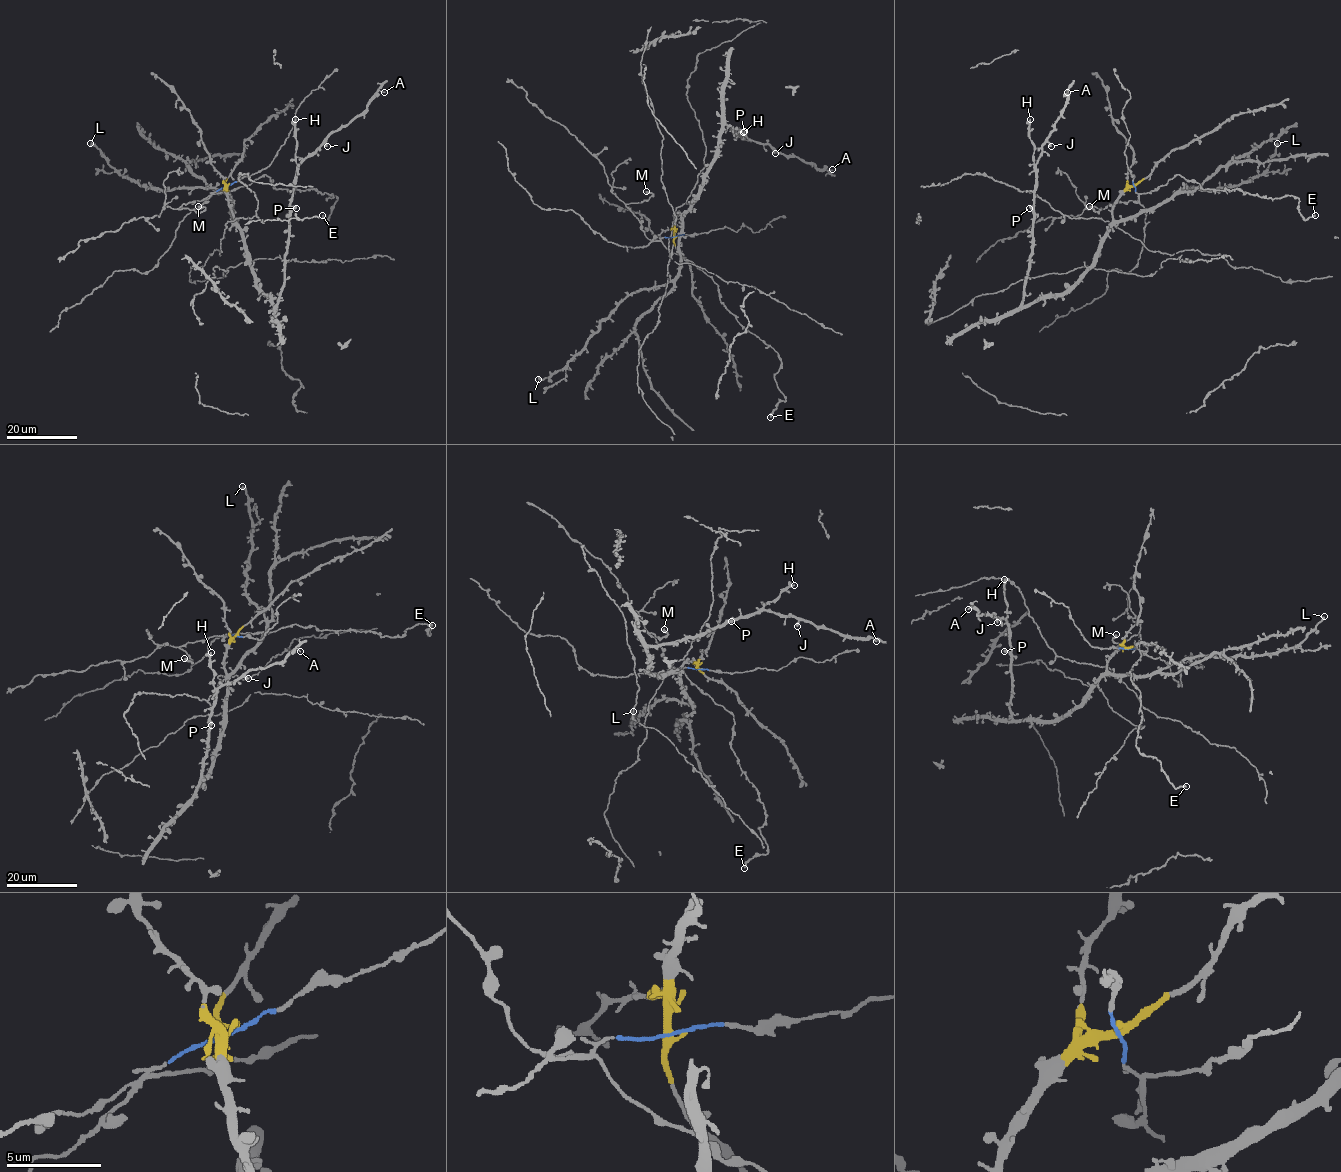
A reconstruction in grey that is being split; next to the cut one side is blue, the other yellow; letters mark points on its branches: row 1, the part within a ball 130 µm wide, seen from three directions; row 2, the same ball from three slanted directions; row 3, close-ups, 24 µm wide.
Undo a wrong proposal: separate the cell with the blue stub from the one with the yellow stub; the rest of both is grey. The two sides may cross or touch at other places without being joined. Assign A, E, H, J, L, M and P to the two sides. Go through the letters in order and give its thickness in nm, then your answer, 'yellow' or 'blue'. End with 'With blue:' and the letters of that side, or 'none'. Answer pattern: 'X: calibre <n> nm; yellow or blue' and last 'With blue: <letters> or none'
A: calibre 150 nm; yellow
E: calibre 280 nm; blue
H: calibre 280 nm; yellow
J: calibre 440 nm; yellow
L: calibre 500 nm; yellow
M: calibre 440 nm; blue
P: calibre 500 nm; yellow
With blue: E, M

